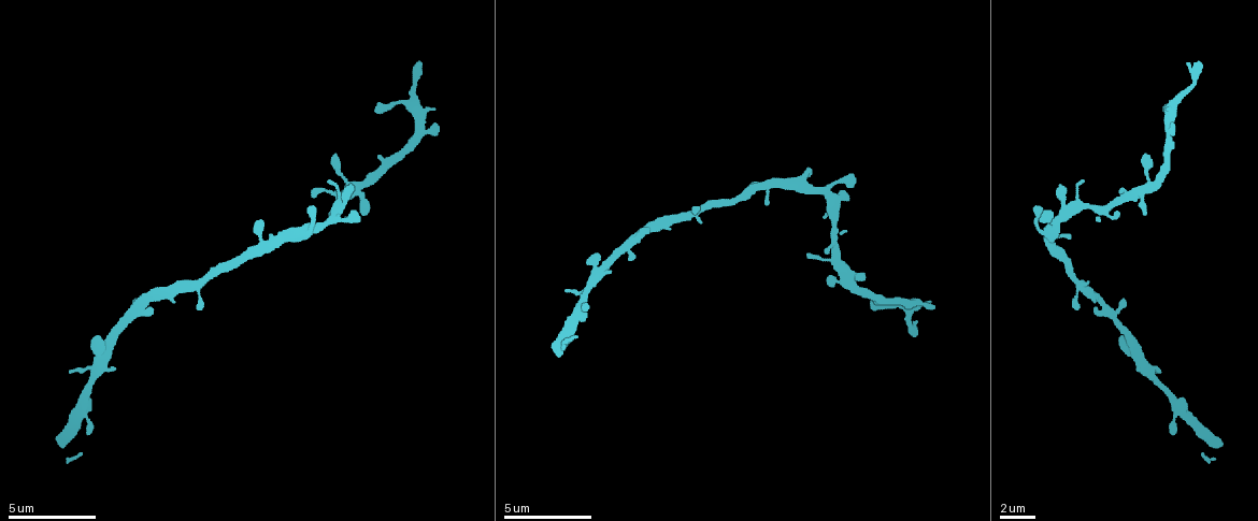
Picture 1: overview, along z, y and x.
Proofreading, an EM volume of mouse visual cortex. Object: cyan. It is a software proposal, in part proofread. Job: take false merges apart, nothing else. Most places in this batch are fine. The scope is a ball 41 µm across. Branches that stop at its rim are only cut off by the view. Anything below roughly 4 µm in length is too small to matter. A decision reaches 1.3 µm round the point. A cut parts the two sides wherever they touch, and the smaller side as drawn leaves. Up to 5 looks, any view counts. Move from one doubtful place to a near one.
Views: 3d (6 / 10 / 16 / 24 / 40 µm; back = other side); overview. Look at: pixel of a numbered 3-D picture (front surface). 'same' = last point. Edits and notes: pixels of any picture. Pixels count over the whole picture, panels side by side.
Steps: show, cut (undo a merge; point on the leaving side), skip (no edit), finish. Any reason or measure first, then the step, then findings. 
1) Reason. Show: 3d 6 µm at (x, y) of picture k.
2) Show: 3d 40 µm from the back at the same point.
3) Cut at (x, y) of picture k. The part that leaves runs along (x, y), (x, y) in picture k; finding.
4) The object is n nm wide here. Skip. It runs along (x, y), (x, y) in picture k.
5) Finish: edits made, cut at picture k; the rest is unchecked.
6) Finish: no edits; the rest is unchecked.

Calibre changes. Show: 3d 16 µm at (606, 262) of picture 1.

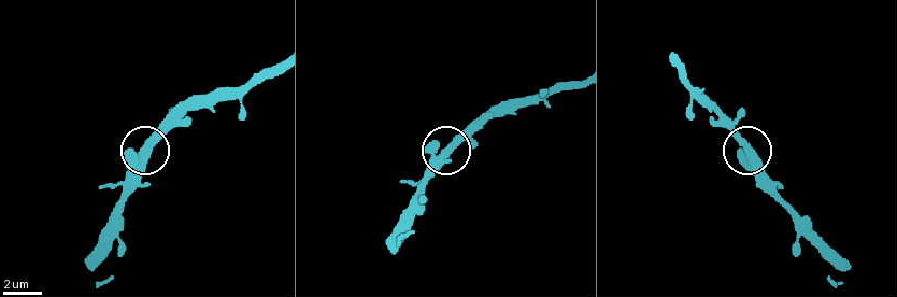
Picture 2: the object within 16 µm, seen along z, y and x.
Skip. Continuous, no second cell.

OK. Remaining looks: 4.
Three arms meet. Show: 3d 10 µm at (749, 191) of picture 1.

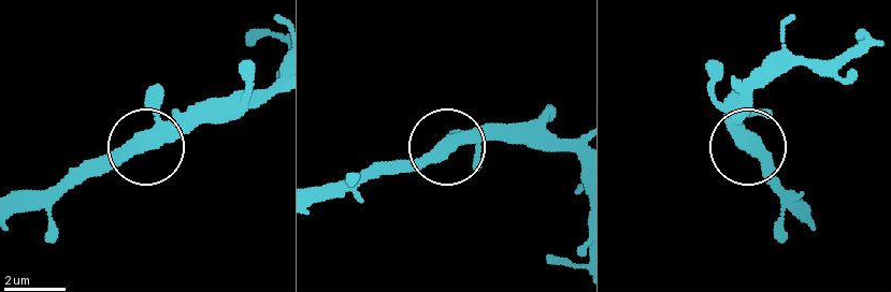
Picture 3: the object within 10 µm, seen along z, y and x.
Other side. Show: 3d 10 µm from the back at (147, 140) of picture 3.

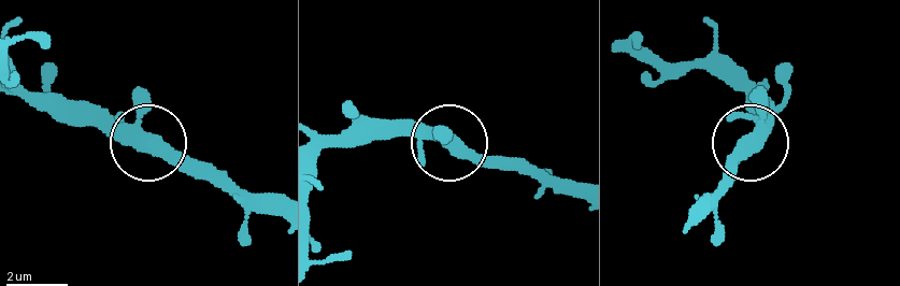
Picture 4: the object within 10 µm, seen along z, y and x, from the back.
Skip. It runs along (454, 141), (508, 161) in picture 4; continuous, no second cell.

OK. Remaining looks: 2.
Three arms meet. Show: 3d 10 µm at (1169, 137) of picture 1.

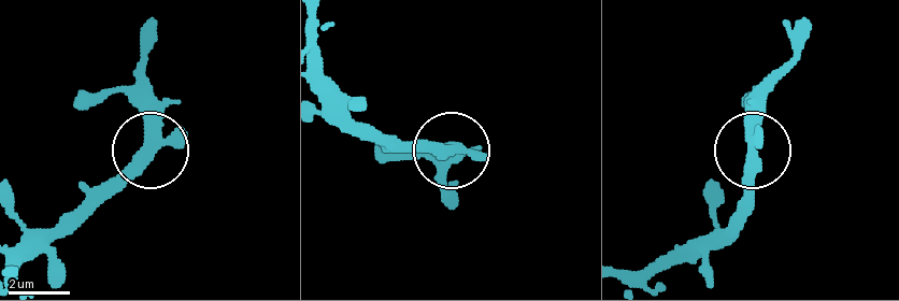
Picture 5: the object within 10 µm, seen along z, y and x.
Other side. Show: 3d 10 µm from the back at (447, 148) of picture 5.

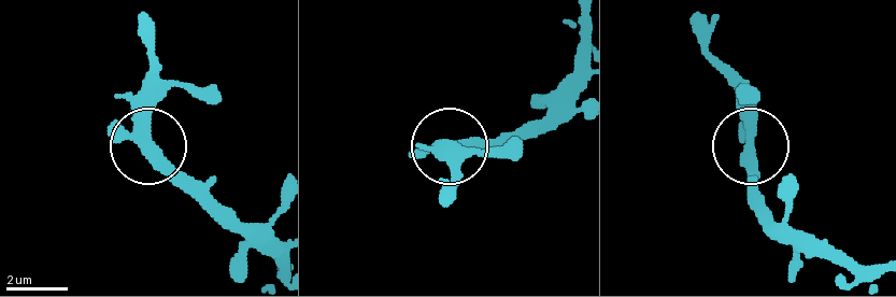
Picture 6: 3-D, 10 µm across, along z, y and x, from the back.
The object is 360 nm wide here. Skip. All the same cell.

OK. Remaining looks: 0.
Finish: no edits; the rest is unchecked.

